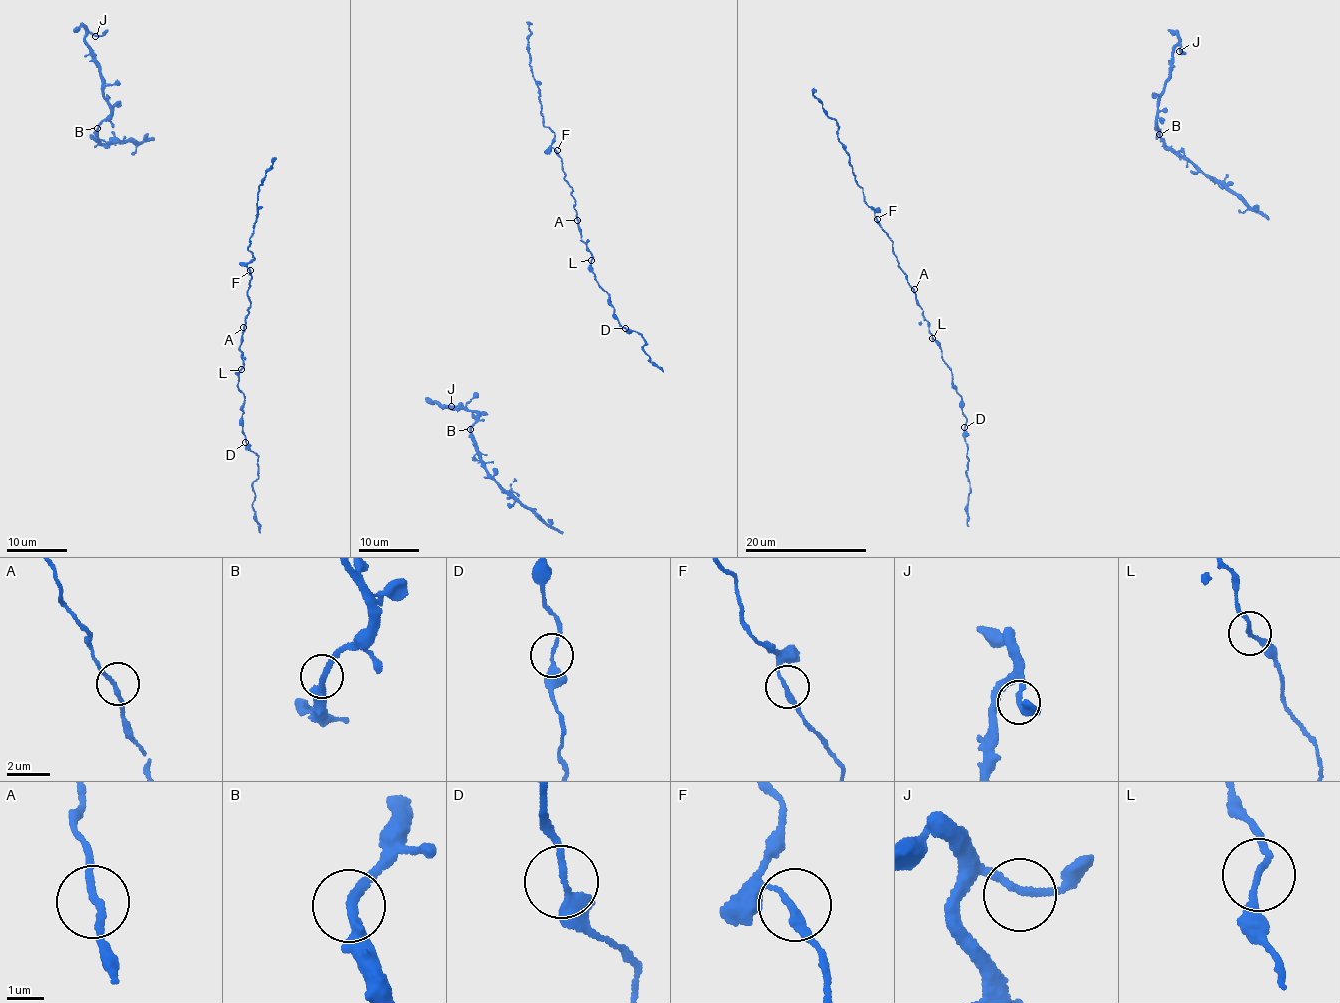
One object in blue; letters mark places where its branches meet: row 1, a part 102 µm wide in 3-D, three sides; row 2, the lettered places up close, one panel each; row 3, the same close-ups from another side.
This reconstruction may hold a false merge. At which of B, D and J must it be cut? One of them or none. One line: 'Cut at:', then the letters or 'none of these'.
Cut at: none of these

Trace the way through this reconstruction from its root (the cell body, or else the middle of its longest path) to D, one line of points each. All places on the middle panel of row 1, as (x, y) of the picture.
D: (577, 220), (581, 239), (593, 257), (590, 263), (592, 272), (610, 298), (618, 322), (625, 328)

